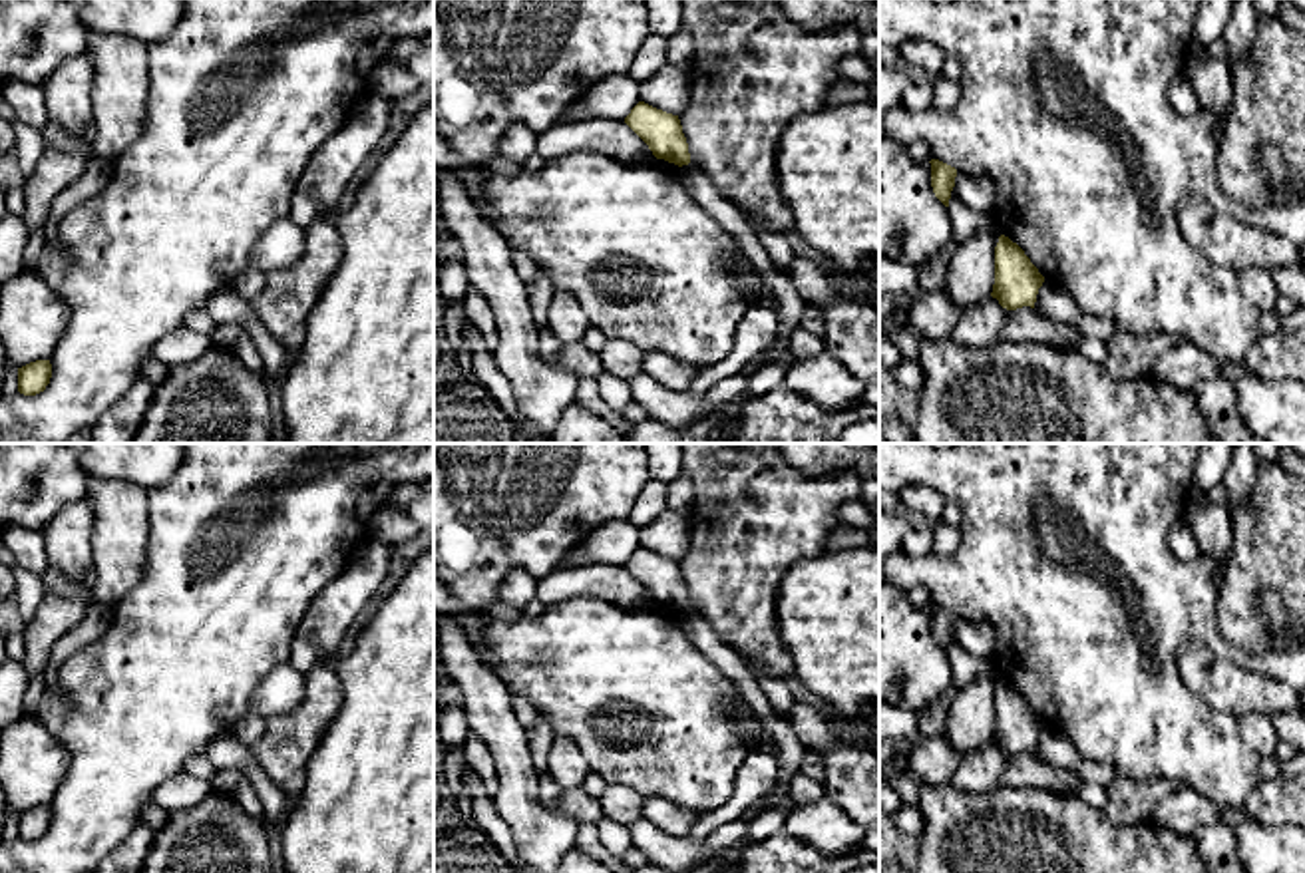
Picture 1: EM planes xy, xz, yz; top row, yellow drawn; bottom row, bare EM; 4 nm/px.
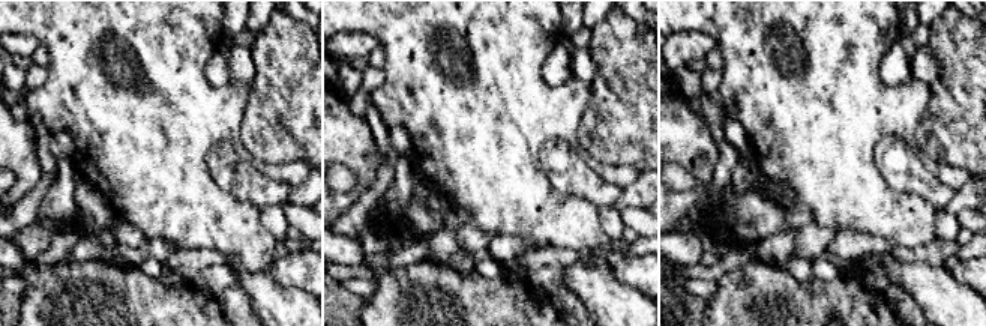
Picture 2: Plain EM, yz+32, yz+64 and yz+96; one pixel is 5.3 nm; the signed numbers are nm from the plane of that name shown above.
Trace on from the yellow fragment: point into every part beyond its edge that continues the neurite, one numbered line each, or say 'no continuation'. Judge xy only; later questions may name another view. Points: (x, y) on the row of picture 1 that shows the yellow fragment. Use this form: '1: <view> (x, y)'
no continuation

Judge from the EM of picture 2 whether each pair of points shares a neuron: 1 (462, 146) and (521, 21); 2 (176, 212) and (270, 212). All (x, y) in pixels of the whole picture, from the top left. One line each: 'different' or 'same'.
1: same
2: different

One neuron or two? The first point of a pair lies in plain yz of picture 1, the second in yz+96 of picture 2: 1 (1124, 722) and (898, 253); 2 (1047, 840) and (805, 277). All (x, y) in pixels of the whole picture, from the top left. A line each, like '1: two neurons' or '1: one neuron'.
1: two neurons
2: two neurons

